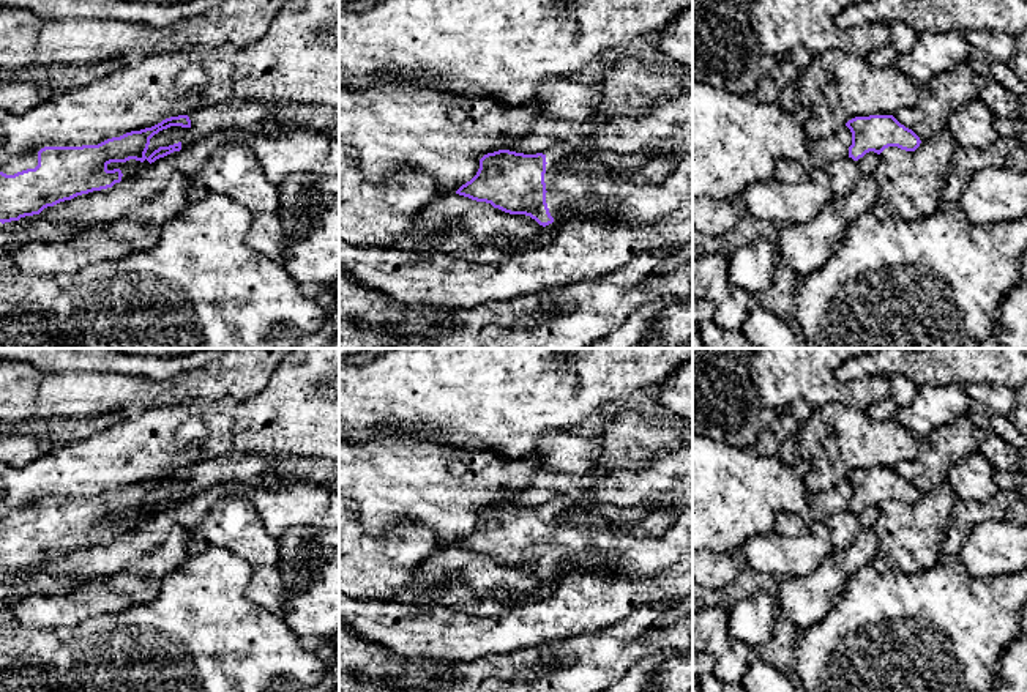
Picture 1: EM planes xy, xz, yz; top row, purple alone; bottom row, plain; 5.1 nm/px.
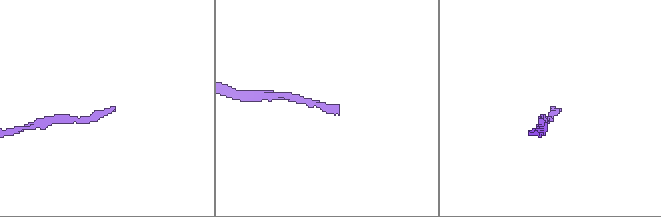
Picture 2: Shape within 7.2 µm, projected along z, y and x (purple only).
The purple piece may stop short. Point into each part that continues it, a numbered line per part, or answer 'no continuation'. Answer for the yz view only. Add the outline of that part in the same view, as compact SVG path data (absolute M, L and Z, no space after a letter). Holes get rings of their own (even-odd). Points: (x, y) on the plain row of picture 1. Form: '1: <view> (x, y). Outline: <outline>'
no continuation

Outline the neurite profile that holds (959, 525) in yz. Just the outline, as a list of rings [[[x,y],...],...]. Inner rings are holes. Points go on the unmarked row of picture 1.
[[[999,492],[995,498],[984,503],[977,500],[956,501],[945,525],[942,542],[943,560],[953,561],[975,525],[986,520],[1006,520],[1008,506],[1006,492]]]

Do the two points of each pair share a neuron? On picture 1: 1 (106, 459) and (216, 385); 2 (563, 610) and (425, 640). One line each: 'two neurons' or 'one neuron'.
1: two neurons
2: one neuron

